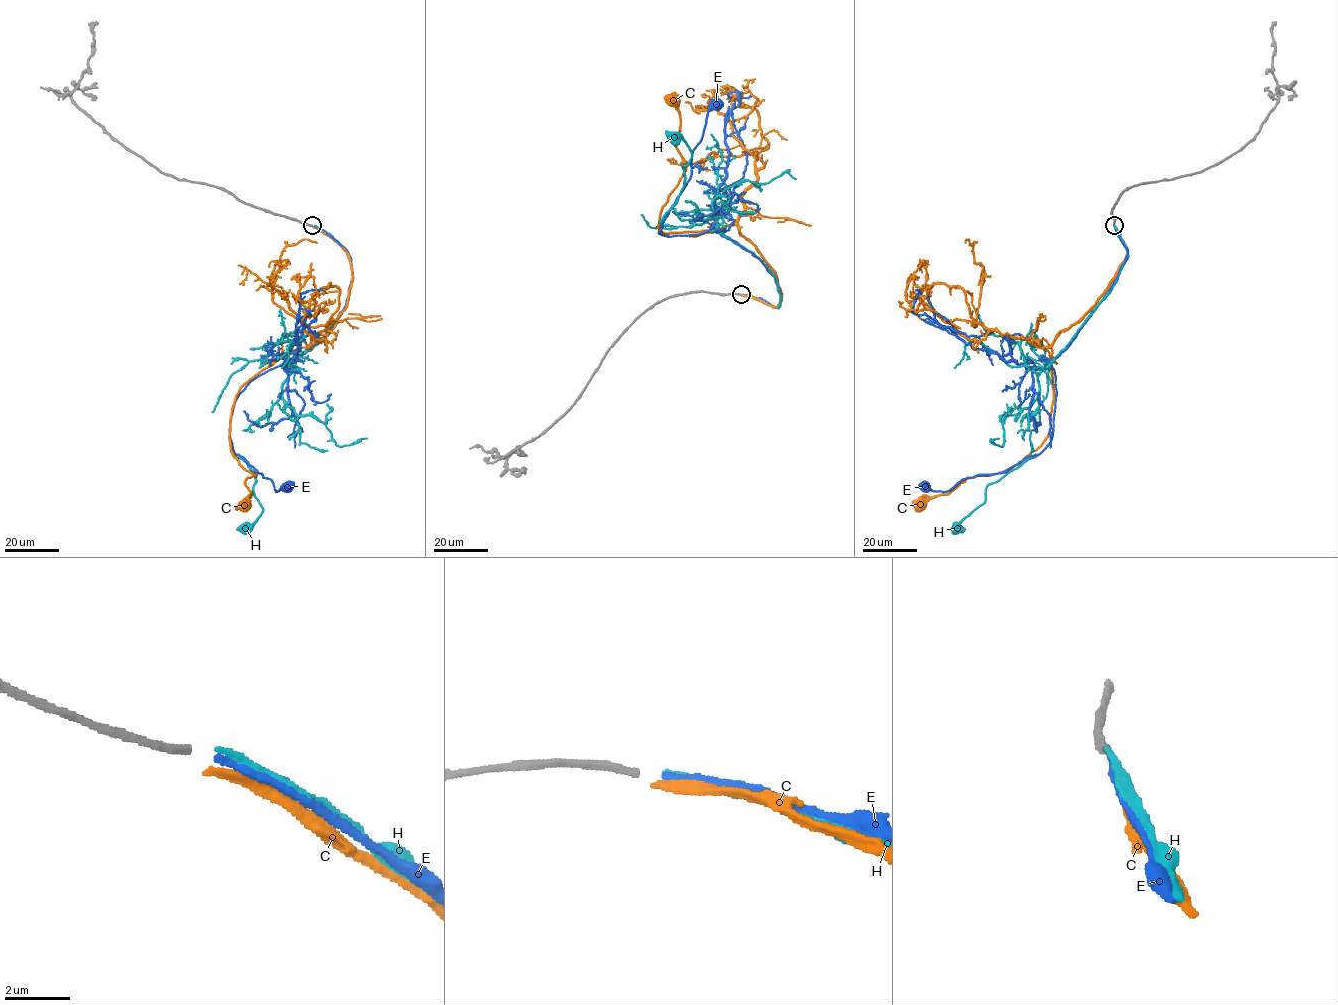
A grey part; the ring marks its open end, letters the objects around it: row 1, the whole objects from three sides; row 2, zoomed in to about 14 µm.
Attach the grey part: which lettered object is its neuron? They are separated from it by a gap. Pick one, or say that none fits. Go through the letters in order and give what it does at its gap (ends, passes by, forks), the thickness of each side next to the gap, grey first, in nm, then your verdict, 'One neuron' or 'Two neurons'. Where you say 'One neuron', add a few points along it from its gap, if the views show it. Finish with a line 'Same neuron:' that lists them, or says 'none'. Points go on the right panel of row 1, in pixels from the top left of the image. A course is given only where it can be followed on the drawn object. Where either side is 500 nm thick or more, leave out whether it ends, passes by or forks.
C: It ends there. Thickness 220 nm (grey) against 240 nm. Two neurons
E: It ends there. Thickness 220 nm (grey) against 160 nm. One neuron. Its course: (1114, 226), (1125, 261), (1049, 364), (1056, 394), (1050, 442), (1002, 473), (966, 477), (946, 491), (922, 485)
H: It ends there. Thickness 220 nm (grey) against 190 nm. Two neurons
Same neuron: E

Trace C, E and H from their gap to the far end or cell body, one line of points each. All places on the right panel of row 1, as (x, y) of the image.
C: (1115, 227), (1127, 251), (1116, 276), (1045, 347), (1053, 389), (1049, 434), (1007, 470), (969, 477), (918, 505)
E: (1114, 226), (1125, 261), (1049, 364), (1056, 394), (1050, 442), (1002, 473), (966, 477), (946, 491), (922, 485)
H: (1114, 225), (1127, 251), (1116, 282), (1037, 378), (1037, 430), (1043, 450), (990, 483), (985, 501), (957, 528)

